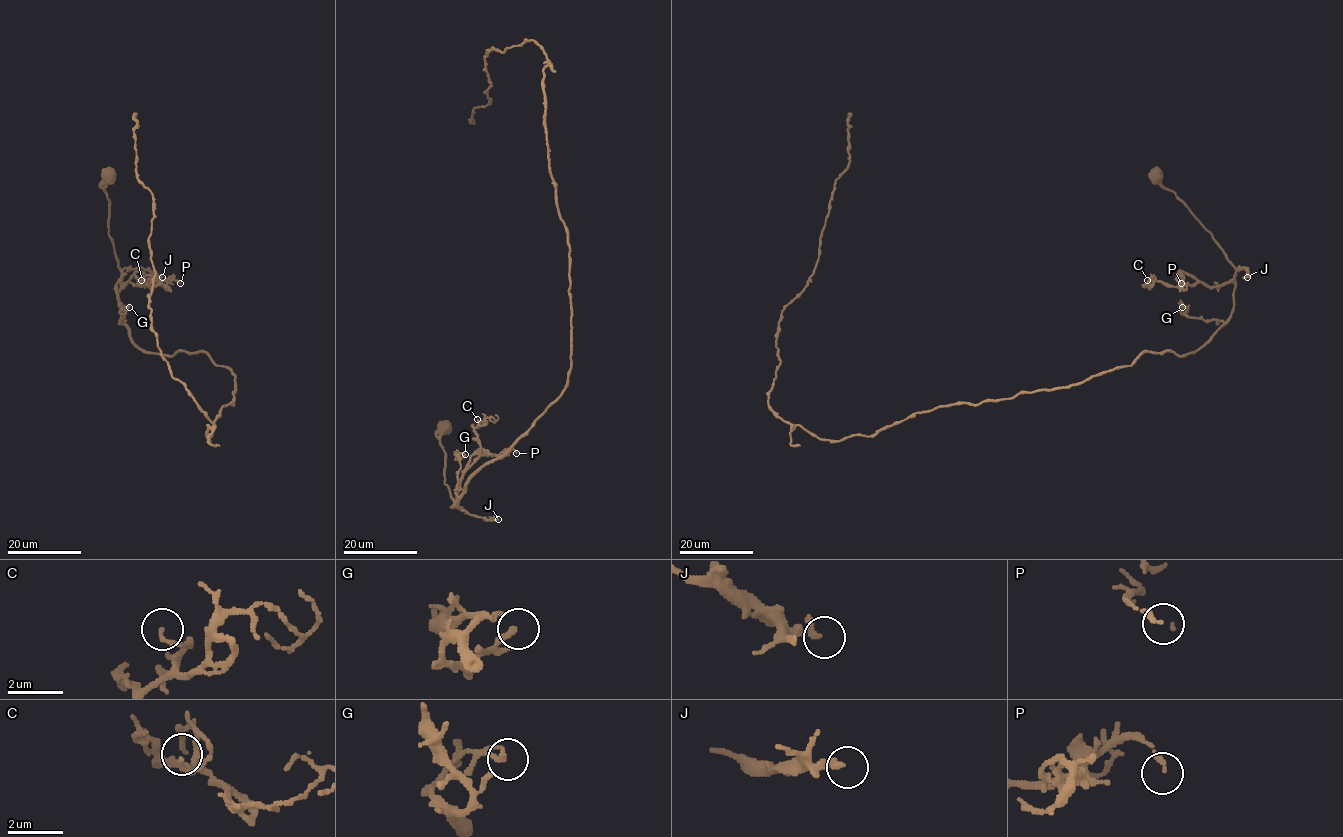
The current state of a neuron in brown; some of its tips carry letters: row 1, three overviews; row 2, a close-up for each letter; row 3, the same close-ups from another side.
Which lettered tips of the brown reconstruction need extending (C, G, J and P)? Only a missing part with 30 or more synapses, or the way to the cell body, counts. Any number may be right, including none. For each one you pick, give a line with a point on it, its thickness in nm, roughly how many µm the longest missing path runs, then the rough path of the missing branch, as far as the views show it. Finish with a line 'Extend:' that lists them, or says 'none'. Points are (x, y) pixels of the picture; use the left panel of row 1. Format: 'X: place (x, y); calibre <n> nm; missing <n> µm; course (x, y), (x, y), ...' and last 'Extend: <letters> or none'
Extend: none

